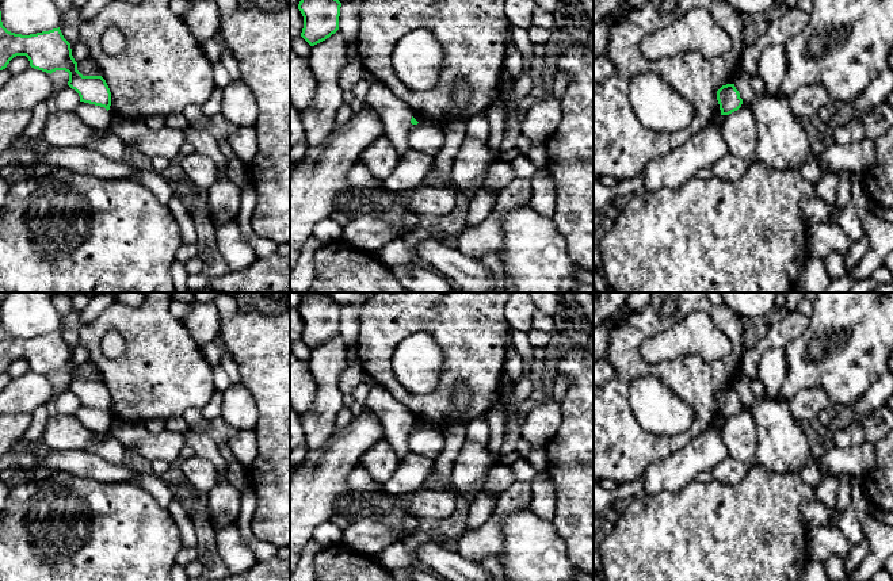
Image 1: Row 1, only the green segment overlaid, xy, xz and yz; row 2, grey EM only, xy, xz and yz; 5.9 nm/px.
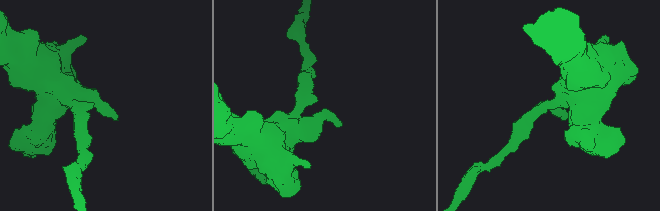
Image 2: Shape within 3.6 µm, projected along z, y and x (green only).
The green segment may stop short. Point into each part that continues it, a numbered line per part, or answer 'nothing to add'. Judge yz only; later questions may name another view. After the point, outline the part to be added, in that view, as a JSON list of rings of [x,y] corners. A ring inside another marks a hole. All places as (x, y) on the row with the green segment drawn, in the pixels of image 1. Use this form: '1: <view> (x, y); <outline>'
nothing to add

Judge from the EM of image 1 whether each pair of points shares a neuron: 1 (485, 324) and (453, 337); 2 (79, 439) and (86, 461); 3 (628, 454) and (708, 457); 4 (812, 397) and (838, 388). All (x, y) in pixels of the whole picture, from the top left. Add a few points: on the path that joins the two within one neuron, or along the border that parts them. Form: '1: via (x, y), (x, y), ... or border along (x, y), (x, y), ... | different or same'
1: via (477, 324), (466, 324), (461, 329) | same
2: border along (50, 446), (54, 448), (91, 451), (111, 462) | different
3: border along (695, 438), (653, 461), (642, 474) | different
4: border along (793, 398), (804, 390), (820, 388), (831, 401) | different

